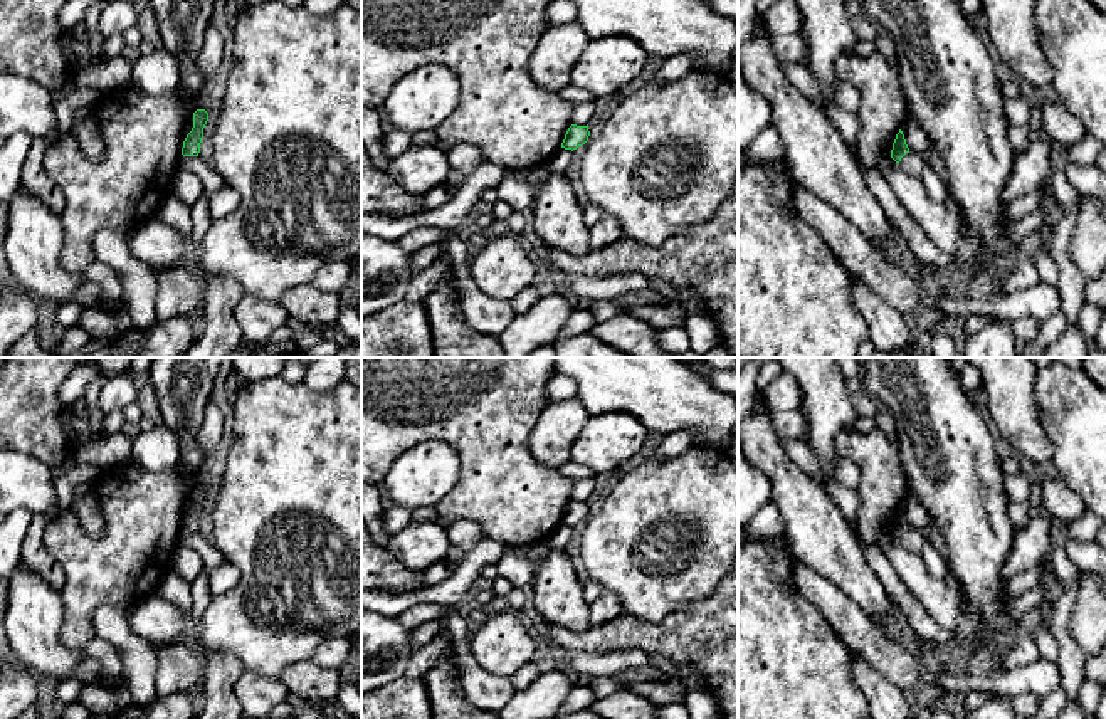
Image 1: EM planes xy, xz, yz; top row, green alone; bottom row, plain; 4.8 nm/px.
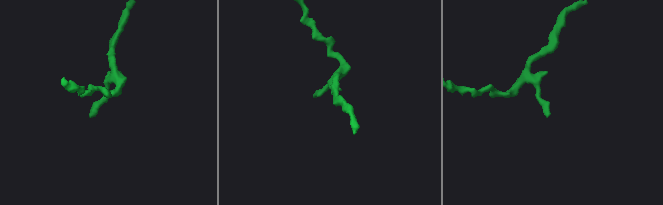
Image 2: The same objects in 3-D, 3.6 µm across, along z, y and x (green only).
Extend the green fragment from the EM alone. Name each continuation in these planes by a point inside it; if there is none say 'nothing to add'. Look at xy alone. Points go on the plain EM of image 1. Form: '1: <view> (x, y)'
nothing to add

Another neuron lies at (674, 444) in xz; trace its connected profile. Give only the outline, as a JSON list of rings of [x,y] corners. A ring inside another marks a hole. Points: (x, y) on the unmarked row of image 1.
[[[676,432],[671,435],[666,435],[662,443],[656,449],[656,452],[650,455],[654,460],[671,460],[682,454],[686,449],[693,447],[696,443],[696,437],[691,432]]]

